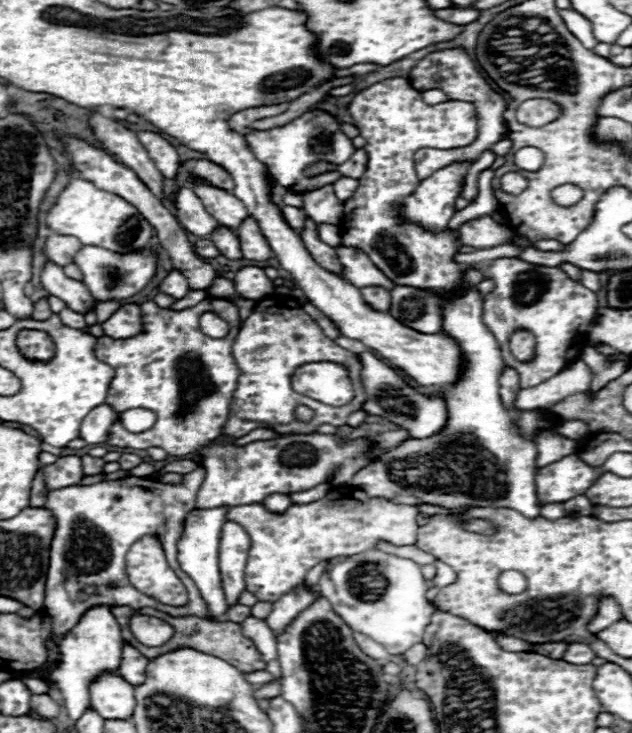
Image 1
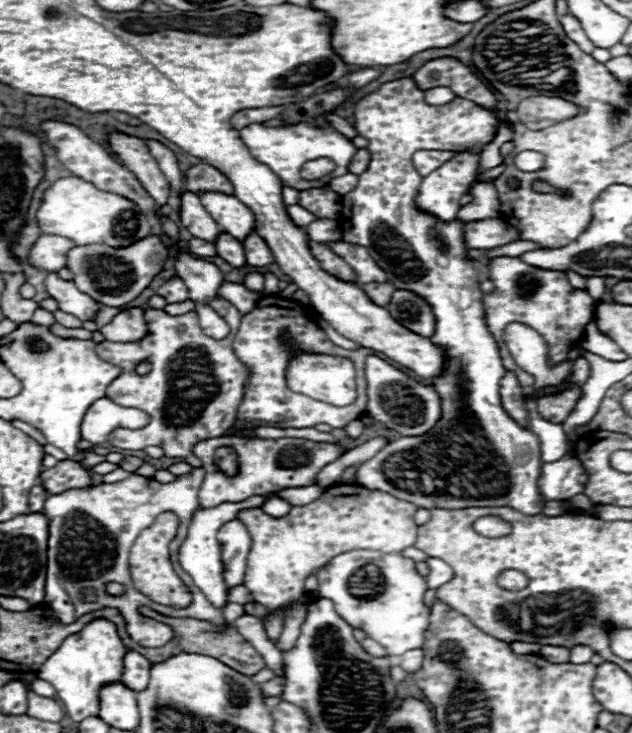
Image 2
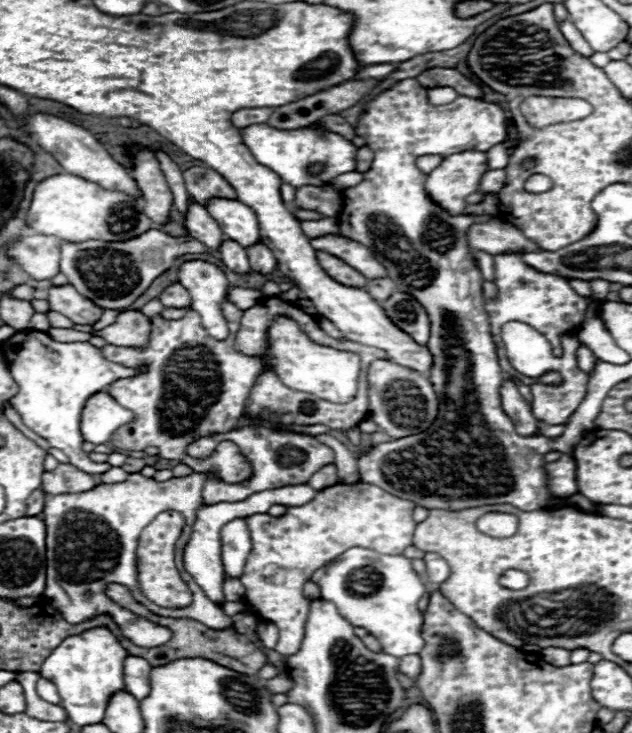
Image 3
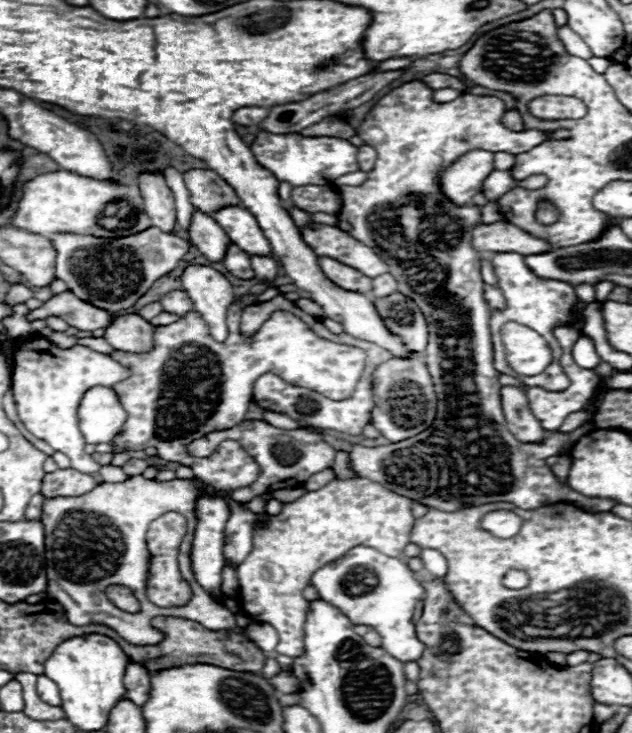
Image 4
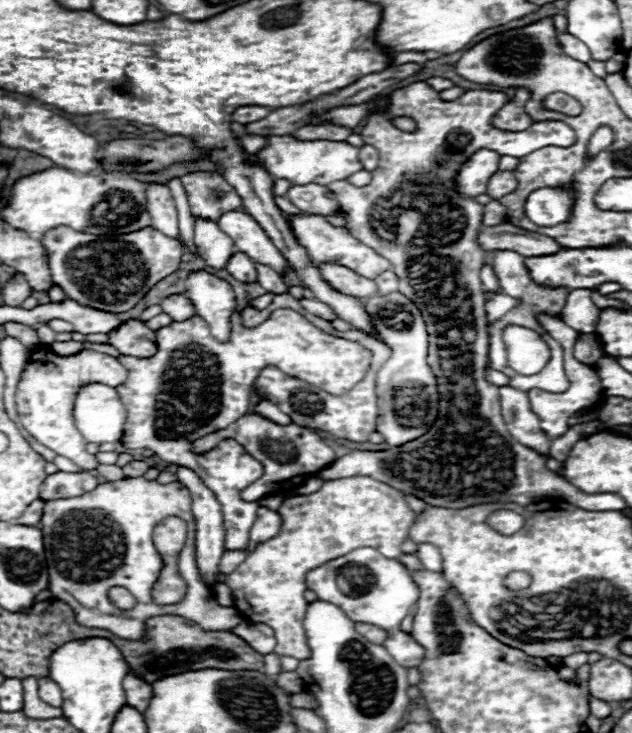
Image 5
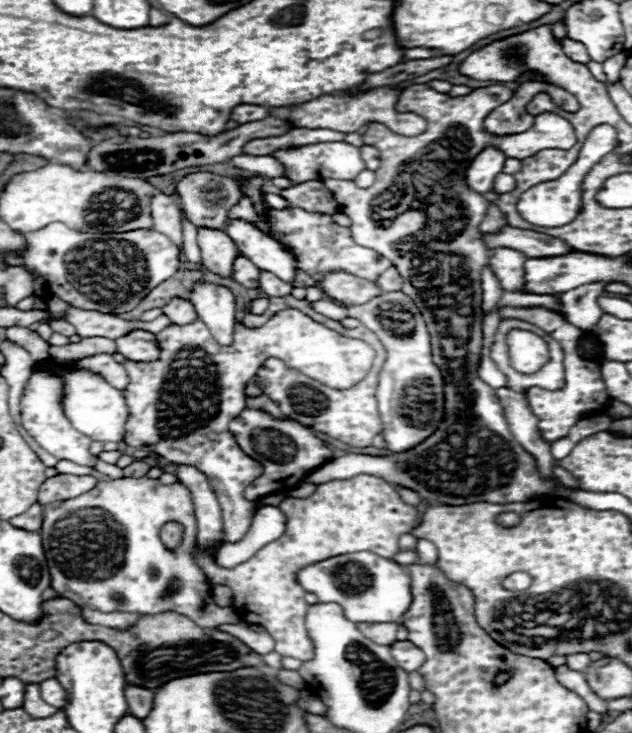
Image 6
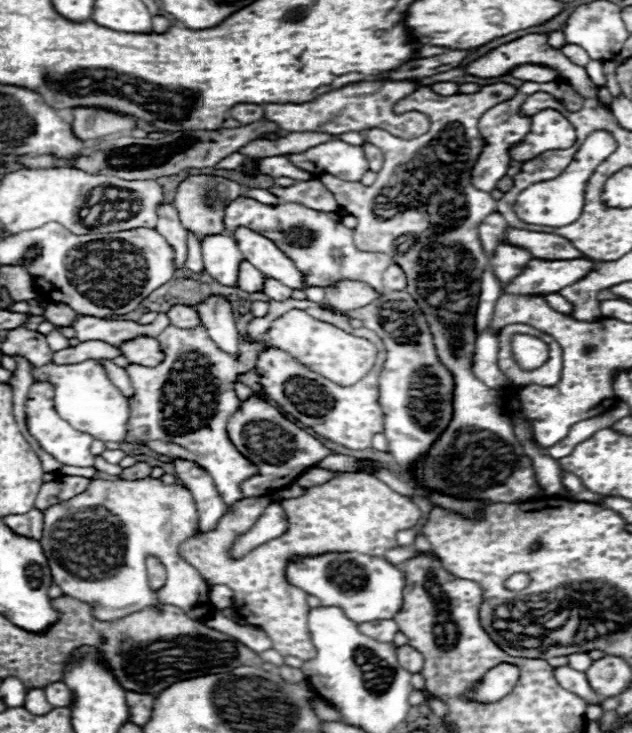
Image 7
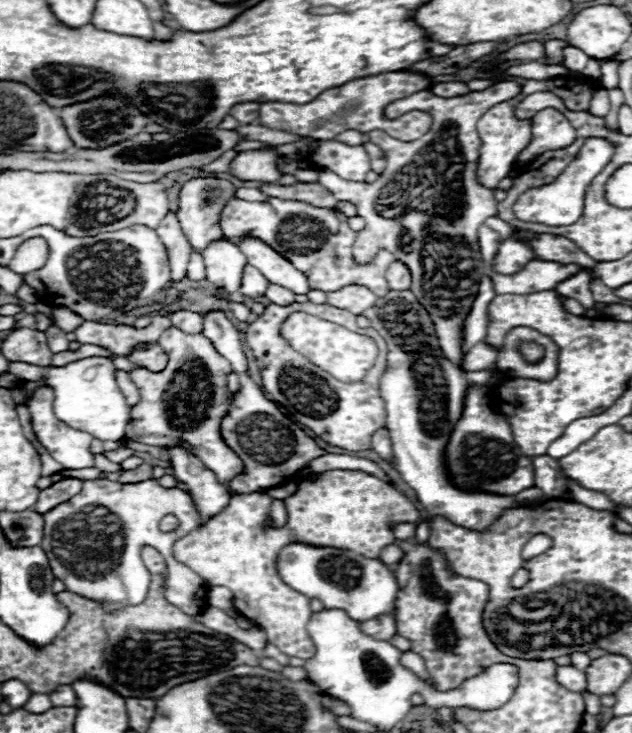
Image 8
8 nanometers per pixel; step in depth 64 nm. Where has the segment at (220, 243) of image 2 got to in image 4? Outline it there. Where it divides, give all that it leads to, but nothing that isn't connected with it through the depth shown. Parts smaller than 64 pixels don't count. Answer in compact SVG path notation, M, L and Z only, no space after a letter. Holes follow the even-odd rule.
M234 244L234 248L228 250L228 256L224 258L224 266L236 278L242 278L242 280L254 278L254 270L252 270L252 264L250 264L250 256L244 254L244 250L240 250L236 244Z

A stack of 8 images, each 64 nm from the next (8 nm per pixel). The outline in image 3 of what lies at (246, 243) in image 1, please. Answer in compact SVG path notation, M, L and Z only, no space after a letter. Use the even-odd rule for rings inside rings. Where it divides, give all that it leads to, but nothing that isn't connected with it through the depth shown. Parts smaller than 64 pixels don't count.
M258 244L256 248L248 248L248 260L250 260L250 268L258 274L270 274L276 270L278 262L276 258L272 256L272 252L264 246L264 244Z

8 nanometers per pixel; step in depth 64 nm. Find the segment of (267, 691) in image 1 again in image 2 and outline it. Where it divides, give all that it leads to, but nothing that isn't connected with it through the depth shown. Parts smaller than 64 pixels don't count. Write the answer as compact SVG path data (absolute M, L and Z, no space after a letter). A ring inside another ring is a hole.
M276 676L274 680L262 684L264 696L280 696L282 694L282 688L284 688L284 676Z

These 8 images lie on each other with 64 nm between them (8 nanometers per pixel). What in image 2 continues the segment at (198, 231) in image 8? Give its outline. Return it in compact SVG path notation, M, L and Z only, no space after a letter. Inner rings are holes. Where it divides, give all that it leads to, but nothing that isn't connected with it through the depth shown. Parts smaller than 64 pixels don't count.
M196 164L190 170L184 172L184 182L186 190L192 194L202 194L202 192L220 192L220 194L234 194L232 182L216 168L210 164Z

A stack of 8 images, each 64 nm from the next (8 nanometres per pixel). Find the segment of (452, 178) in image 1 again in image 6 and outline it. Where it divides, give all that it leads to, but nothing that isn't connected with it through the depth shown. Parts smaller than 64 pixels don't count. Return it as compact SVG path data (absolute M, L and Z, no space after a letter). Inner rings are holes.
M484 148L484 152L480 152L480 156L476 156L476 160L472 160L472 164L468 166L466 172L466 180L468 186L474 192L490 192L494 178L502 172L506 162L506 156L498 150L498 148Z

